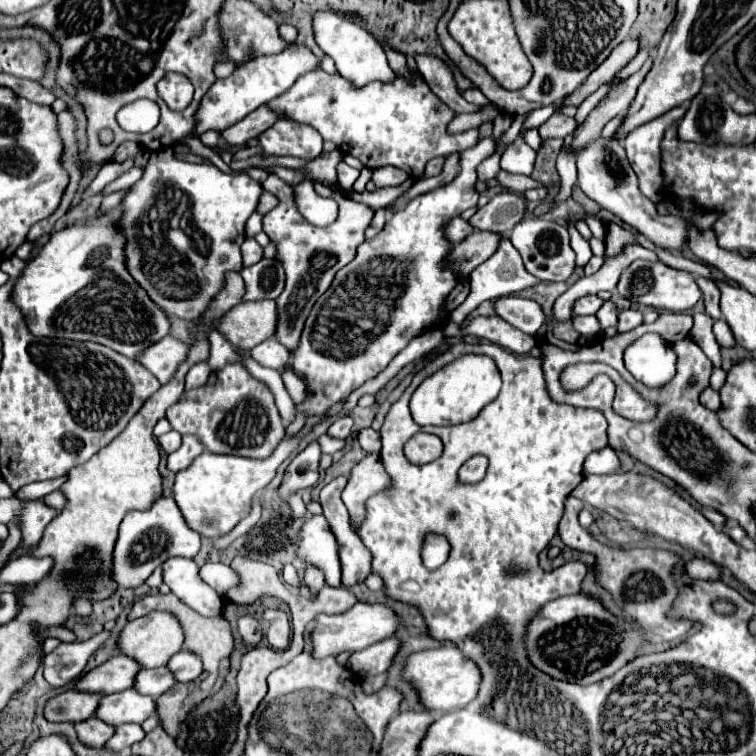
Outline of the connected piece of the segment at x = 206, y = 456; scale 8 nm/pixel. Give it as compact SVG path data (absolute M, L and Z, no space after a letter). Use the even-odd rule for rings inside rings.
M304 425L296 437L284 437L282 443L274 449L274 453L266 459L246 459L246 457L230 457L230 455L216 455L204 451L192 467L180 471L174 483L174 499L182 509L182 515L194 531L204 537L218 539L230 533L242 517L250 513L252 497L264 489L276 475L276 469L284 459L288 459L300 445L300 441L312 431L312 425Z

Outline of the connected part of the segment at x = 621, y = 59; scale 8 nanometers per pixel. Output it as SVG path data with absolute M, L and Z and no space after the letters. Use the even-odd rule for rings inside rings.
M628 39L624 43L620 43L612 53L610 57L590 73L590 77L586 79L586 83L582 85L582 89L578 89L572 97L568 97L562 105L580 105L584 101L586 95L590 95L592 91L596 91L604 81L608 81L620 67L624 67L634 55L638 53L638 43L634 39Z

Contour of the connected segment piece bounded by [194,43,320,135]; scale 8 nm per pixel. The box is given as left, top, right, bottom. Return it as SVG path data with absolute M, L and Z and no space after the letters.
M292 43L290 47L286 47L286 51L278 55L262 55L246 61L230 77L218 79L204 95L200 109L196 113L194 135L202 135L208 129L224 131L226 127L242 121L246 115L250 115L250 111L256 111L260 105L266 105L270 103L270 99L276 99L278 95L288 91L298 81L300 75L314 71L318 63L320 59L308 47L298 43Z

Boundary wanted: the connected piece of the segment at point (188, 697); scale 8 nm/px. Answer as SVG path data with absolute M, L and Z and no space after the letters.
M200 681L194 683L176 683L170 691L166 691L156 703L158 703L158 715L162 721L162 727L176 737L178 727L182 719L206 697L206 693L200 689Z

